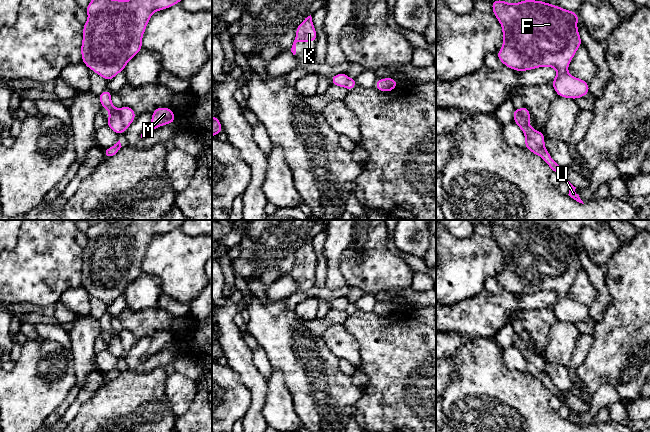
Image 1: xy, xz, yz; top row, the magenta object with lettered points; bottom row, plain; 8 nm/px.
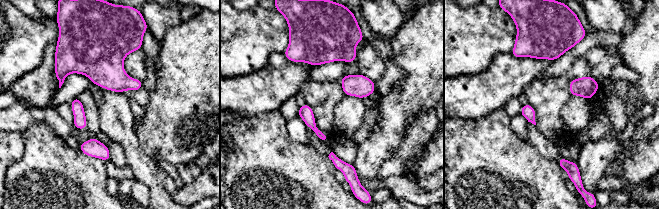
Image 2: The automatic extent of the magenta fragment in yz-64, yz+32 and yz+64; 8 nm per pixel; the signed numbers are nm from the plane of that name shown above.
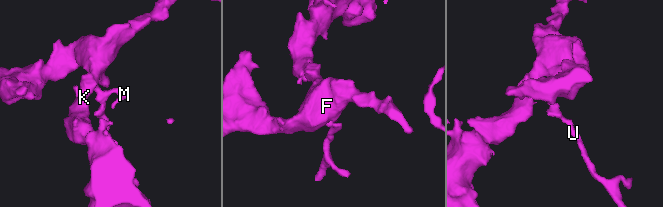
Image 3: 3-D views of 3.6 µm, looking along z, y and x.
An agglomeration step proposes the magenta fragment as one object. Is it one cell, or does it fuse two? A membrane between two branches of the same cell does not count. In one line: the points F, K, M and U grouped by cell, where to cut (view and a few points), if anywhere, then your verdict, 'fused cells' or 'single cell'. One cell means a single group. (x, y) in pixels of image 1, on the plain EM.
F K / M U; cut in yz along (518, 333), (527, 352), (525, 358); fused cells

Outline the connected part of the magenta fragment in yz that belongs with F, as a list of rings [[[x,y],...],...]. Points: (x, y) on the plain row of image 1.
[[[525,223],[517,228],[493,224],[491,228],[503,255],[503,269],[496,278],[506,291],[519,296],[552,291],[557,294],[557,300],[551,308],[559,321],[576,324],[590,317],[588,306],[571,300],[567,295],[569,287],[582,269],[577,252],[577,236],[537,224]]]

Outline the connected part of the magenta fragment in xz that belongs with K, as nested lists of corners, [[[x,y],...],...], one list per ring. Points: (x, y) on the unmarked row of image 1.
[[[310,239],[296,251],[296,261],[293,266],[291,276],[293,277],[293,279],[296,278],[297,266],[316,266],[316,264],[317,257],[314,252],[312,241]]]

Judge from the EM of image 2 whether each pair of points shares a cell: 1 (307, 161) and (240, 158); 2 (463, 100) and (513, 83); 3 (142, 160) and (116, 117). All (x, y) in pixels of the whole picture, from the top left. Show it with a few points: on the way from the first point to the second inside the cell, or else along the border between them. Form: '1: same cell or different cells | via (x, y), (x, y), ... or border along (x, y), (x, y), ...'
1: same cell | via (290, 161), (263, 161), (257, 158)
2: same cell | via (475, 96), (501, 83)
3: same cell | via (132, 149), (128, 138), (120, 128)

